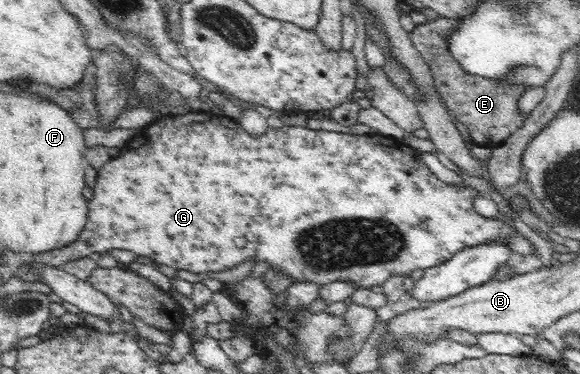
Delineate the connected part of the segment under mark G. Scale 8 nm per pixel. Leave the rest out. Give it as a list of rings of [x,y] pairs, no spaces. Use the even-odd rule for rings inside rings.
[[[189,108],[189,115],[183,117],[169,117],[153,123],[147,127],[139,137],[135,137],[129,147],[123,151],[119,159],[103,163],[103,169],[99,171],[97,185],[93,191],[93,199],[89,201],[87,209],[87,221],[83,225],[83,231],[75,239],[75,243],[47,251],[47,253],[33,253],[33,261],[22,263],[16,271],[17,278],[27,281],[37,281],[38,275],[32,271],[35,263],[50,265],[61,268],[65,261],[75,261],[83,257],[91,257],[91,253],[105,253],[111,249],[125,249],[133,251],[137,255],[145,255],[152,258],[157,264],[162,263],[173,267],[173,269],[183,269],[191,273],[217,273],[217,271],[227,271],[235,267],[241,261],[264,261],[269,267],[272,265],[281,275],[287,275],[293,281],[312,281],[318,286],[331,281],[350,281],[356,287],[371,289],[373,285],[382,285],[391,275],[402,275],[406,280],[413,279],[423,269],[429,269],[433,265],[441,265],[449,261],[459,249],[479,245],[479,243],[491,243],[500,241],[509,249],[517,253],[531,255],[535,254],[533,244],[525,237],[521,236],[512,222],[508,219],[487,218],[475,212],[473,201],[478,195],[484,195],[471,186],[451,185],[440,181],[423,161],[418,153],[414,151],[400,139],[390,136],[375,135],[363,136],[341,132],[331,132],[325,130],[311,130],[304,126],[286,126],[282,128],[270,128],[267,133],[260,136],[252,136],[243,133],[243,128],[239,129],[236,120],[222,114],[197,112]]]

